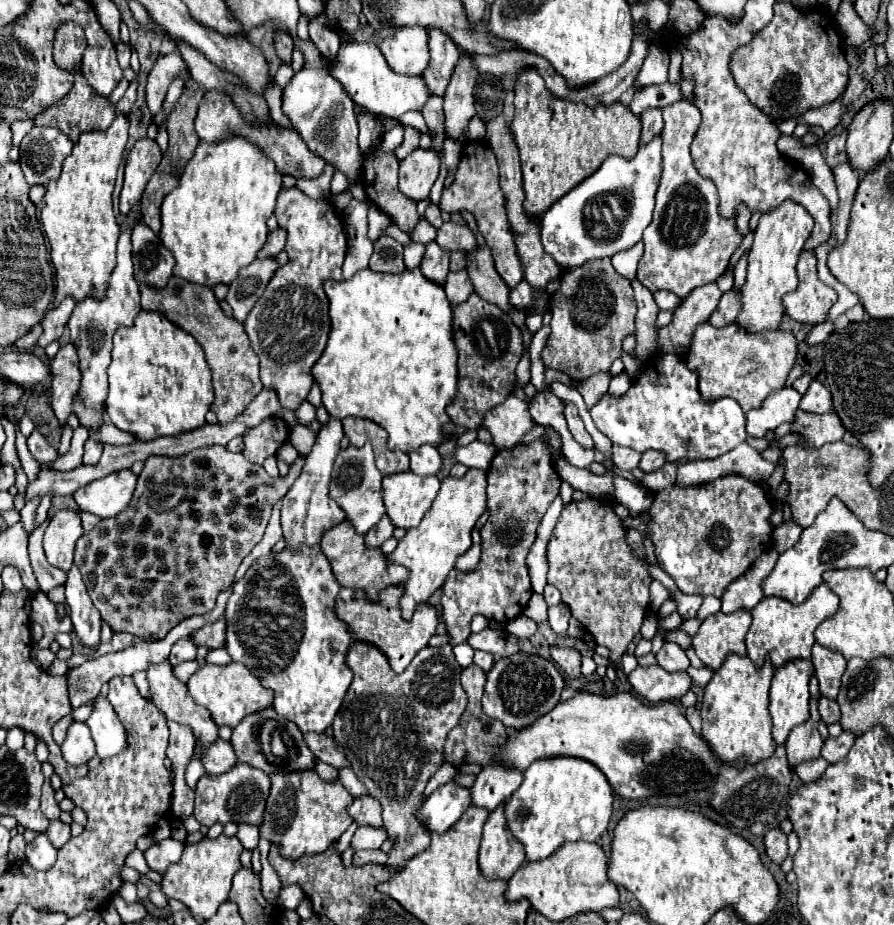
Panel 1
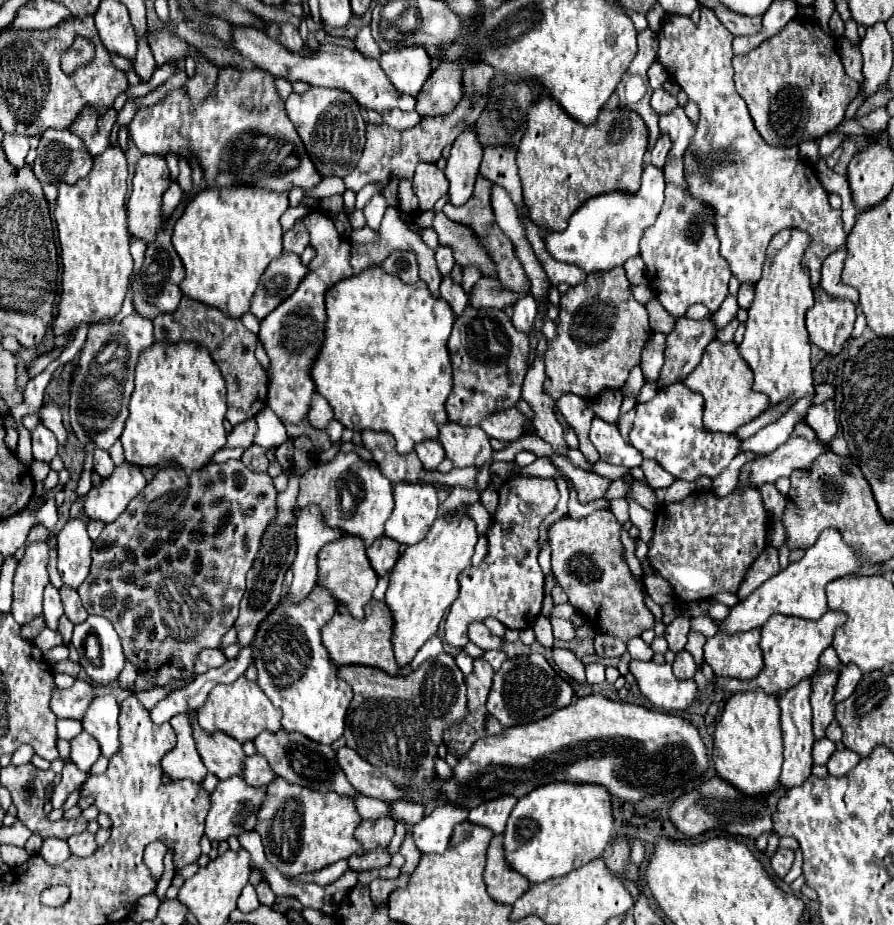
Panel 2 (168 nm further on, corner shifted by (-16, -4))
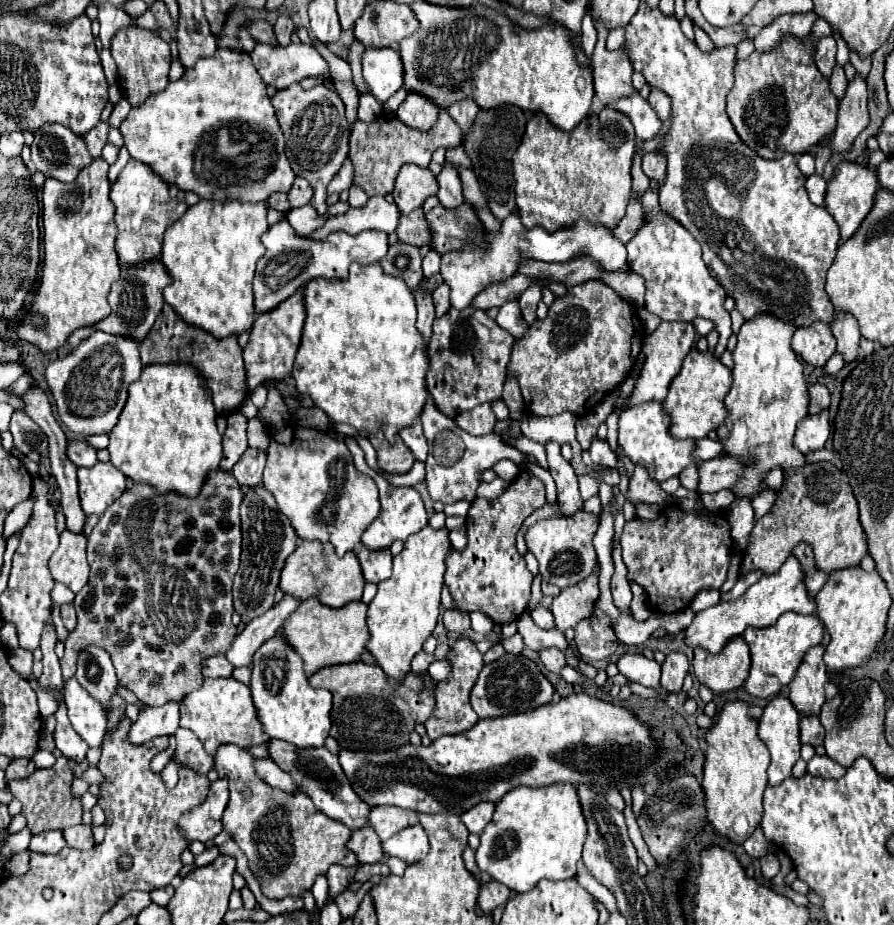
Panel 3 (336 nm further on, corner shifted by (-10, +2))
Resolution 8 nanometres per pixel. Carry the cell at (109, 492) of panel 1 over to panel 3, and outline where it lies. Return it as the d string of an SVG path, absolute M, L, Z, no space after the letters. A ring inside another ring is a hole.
M110 461L96 463L90 469L78 469L80 501L86 515L102 515L124 491L126 475L118 471Z

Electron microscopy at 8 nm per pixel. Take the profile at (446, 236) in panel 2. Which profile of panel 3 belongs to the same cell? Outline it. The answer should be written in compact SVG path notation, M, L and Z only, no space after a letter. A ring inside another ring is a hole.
M424 209L412 211L410 215L402 215L396 233L402 243L410 243L416 247L430 245L430 225L426 223Z

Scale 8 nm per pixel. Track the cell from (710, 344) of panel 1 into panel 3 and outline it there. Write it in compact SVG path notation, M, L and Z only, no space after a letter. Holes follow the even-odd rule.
M692 349L676 379L670 383L668 397L664 399L666 411L670 411L672 417L672 427L670 433L680 439L702 439L710 431L716 431L728 415L728 409L724 405L724 397L728 395L732 383L732 369L720 363L718 357L714 357L712 351L698 351Z

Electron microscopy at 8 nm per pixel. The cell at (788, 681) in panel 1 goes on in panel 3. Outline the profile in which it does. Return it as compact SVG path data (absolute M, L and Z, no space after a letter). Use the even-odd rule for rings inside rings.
M776 695L766 705L766 709L760 717L758 735L768 745L770 755L772 755L772 763L768 767L768 785L778 785L786 777L792 775L792 767L800 759L800 745L802 745L800 743L800 715L786 695Z

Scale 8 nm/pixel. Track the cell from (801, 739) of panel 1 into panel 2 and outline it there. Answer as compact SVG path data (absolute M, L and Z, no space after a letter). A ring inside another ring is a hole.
M822 669L810 677L812 693L810 693L810 705L812 705L812 729L814 737L822 739L824 729L834 721L834 687L838 681L838 671Z

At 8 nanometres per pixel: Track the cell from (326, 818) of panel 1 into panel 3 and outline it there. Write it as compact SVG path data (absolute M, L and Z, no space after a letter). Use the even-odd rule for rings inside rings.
M222 745L214 755L214 769L218 777L228 777L230 781L230 801L222 817L224 831L230 831L246 853L250 869L258 877L266 897L300 897L304 889L312 887L316 875L326 873L330 865L358 865L356 855L346 847L352 831L342 827L342 823L334 823L334 819L326 819L302 791L276 791L262 781L252 767L250 753L238 745Z

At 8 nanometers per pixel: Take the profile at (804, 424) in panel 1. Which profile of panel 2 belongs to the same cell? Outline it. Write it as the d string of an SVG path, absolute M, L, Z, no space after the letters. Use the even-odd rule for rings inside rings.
M802 421L794 427L792 435L788 437L786 443L782 443L778 449L774 449L772 453L766 453L766 455L758 455L754 461L746 463L742 469L740 469L740 475L738 475L738 485L734 487L734 491L742 491L742 489L748 489L748 487L762 487L764 483L774 483L776 479L780 477L790 477L790 473L794 469L804 469L808 467L818 455L826 453L826 445L820 445L816 441L816 435L812 433L812 429Z

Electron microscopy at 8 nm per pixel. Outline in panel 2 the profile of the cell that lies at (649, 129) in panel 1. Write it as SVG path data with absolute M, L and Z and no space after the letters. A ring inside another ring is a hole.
M660 137L656 143L658 143L658 145L656 145L656 147L652 149L652 153L650 153L650 163L652 163L654 167L664 167L666 155L668 155L668 151L670 151L670 141L668 141L668 137Z

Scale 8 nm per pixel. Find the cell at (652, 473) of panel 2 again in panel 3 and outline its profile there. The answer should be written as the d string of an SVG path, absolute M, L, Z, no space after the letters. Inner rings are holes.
M644 467L634 469L634 475L630 479L628 499L632 503L644 501L644 503L658 503L658 505L666 505L670 501L670 497L660 489L660 485L654 483L654 479L650 479L650 475L646 475Z

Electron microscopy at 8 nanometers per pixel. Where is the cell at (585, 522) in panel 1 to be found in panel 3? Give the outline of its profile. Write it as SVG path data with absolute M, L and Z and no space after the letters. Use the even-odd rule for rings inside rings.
M578 511L570 517L558 517L558 519L542 519L534 523L526 533L528 549L536 555L540 563L540 573L544 581L564 589L570 585L582 583L596 567L598 567L598 555L592 545L592 539L600 527L598 515Z

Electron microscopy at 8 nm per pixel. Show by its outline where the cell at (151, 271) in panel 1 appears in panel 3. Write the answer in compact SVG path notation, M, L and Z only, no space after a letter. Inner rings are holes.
M154 259L154 263L142 263L142 267L128 267L122 271L120 279L114 283L112 291L110 291L110 307L112 307L112 315L114 317L106 317L102 321L98 321L92 329L94 331L106 331L106 333L118 333L118 335L128 335L134 337L136 341L142 341L146 337L146 333L150 331L150 327L154 325L156 317L160 315L162 307L164 307L164 299L162 299L162 289L170 283L170 273L166 271L164 263L158 259Z

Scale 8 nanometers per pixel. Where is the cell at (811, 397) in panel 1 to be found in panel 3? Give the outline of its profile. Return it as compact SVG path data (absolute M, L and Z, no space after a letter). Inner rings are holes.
M824 409L816 415L806 415L798 423L794 445L806 455L810 451L822 449L828 435L830 435L830 417L828 417L828 409Z

